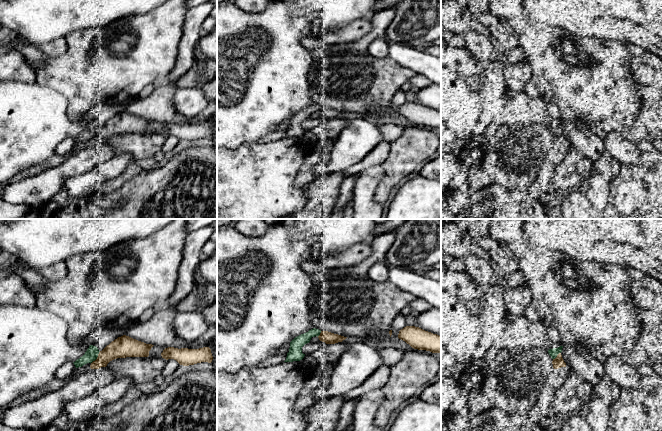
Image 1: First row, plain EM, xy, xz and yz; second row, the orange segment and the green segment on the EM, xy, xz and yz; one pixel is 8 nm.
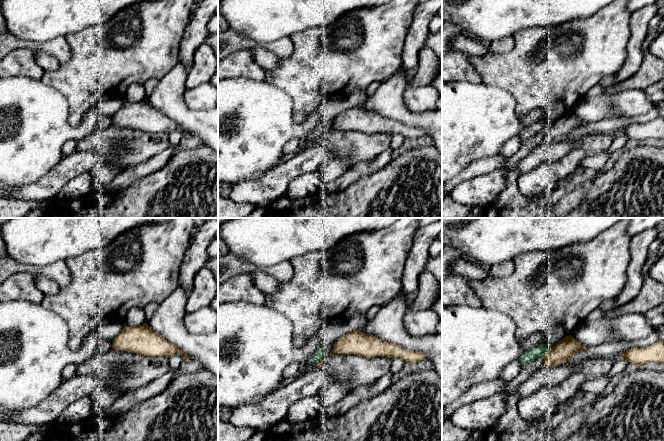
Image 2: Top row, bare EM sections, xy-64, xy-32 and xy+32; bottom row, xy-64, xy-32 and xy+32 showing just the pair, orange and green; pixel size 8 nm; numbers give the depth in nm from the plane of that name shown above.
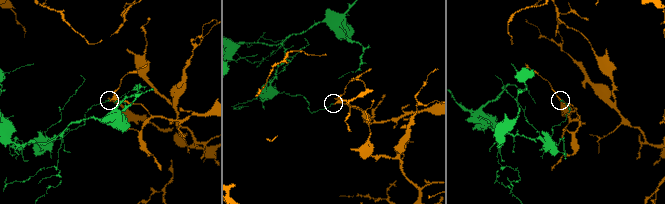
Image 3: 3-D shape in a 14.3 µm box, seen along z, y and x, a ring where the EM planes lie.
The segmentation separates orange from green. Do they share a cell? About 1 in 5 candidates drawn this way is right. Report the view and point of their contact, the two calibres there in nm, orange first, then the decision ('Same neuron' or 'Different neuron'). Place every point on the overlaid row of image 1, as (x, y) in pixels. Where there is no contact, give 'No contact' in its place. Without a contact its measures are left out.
Touches orange at xy (97, 357). Thickness 170 nm (orange) against 100 nm. Different neuron

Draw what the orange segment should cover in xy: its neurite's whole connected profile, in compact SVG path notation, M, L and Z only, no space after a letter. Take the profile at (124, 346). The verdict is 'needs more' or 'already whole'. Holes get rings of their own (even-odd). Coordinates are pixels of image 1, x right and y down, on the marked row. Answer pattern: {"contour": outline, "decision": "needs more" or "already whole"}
{"contour": "M123 335L112 341L102 351L90 365L91 369L106 367L107 364L117 358L126 357L148 357L149 351L154 345L133 339Z", "decision": "already whole"}

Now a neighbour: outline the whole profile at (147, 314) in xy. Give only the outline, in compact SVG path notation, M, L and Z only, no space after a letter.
M148 308L147 310L145 310L140 317L138 318L138 322L139 323L145 323L147 322L150 318L152 318L152 316L154 315L155 311L153 310L153 308Z

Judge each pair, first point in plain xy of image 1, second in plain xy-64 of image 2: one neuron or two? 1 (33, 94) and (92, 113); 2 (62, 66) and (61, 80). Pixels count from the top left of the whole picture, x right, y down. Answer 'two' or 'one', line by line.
1: one
2: one

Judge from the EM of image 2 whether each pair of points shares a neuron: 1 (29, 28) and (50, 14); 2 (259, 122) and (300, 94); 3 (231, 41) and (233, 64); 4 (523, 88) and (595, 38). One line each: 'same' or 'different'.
1: same
2: different
3: different
4: same

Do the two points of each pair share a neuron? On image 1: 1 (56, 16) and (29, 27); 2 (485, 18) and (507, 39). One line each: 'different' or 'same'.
1: same
2: same

